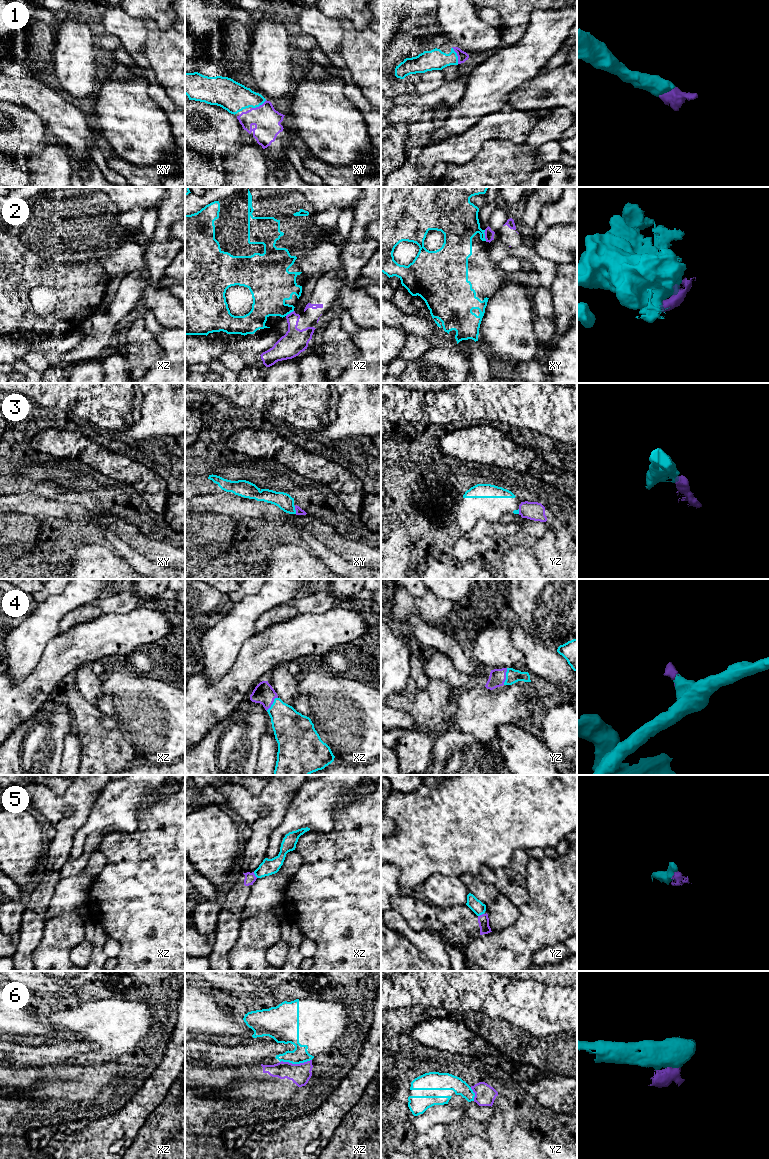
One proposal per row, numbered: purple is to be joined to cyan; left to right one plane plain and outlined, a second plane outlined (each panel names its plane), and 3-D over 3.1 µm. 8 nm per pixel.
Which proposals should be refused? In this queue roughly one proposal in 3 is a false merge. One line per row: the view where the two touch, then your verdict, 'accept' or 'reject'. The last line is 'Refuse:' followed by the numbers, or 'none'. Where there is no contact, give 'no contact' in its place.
1: meets cyan in xz; accept
2: meets cyan in xy; reject
3: meets cyan in xy; reject
4: meets cyan in yz; accept
5: meets cyan in xz; reject
6: meets cyan in xz; reject
Refuse: 2, 3, 5, 6

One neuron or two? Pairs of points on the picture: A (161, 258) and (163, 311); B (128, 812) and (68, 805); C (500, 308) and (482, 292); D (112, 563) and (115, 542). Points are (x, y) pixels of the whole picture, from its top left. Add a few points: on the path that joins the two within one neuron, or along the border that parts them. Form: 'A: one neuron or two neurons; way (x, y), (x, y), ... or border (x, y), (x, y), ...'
A: two neurons; border (158, 281), (150, 281), (143, 288), (141, 298)
B: two neurons; border (103, 788), (93, 804), (87, 819), (78, 828)
C: two neurons; border (506, 281), (489, 298)
D: two neurons; border (111, 549), (121, 557)

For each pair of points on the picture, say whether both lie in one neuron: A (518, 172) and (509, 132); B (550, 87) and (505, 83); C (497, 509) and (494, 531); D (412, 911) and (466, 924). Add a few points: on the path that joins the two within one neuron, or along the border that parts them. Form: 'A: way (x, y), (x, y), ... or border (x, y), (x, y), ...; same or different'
A: border (488, 140), (506, 139), (515, 143), (525, 143); different
B: border (541, 71), (517, 88), (510, 95), (507, 103); different
C: border (499, 521), (492, 522), (480, 519), (472, 529); different
D: way (425, 913), (428, 913), (436, 921), (453, 921); same

